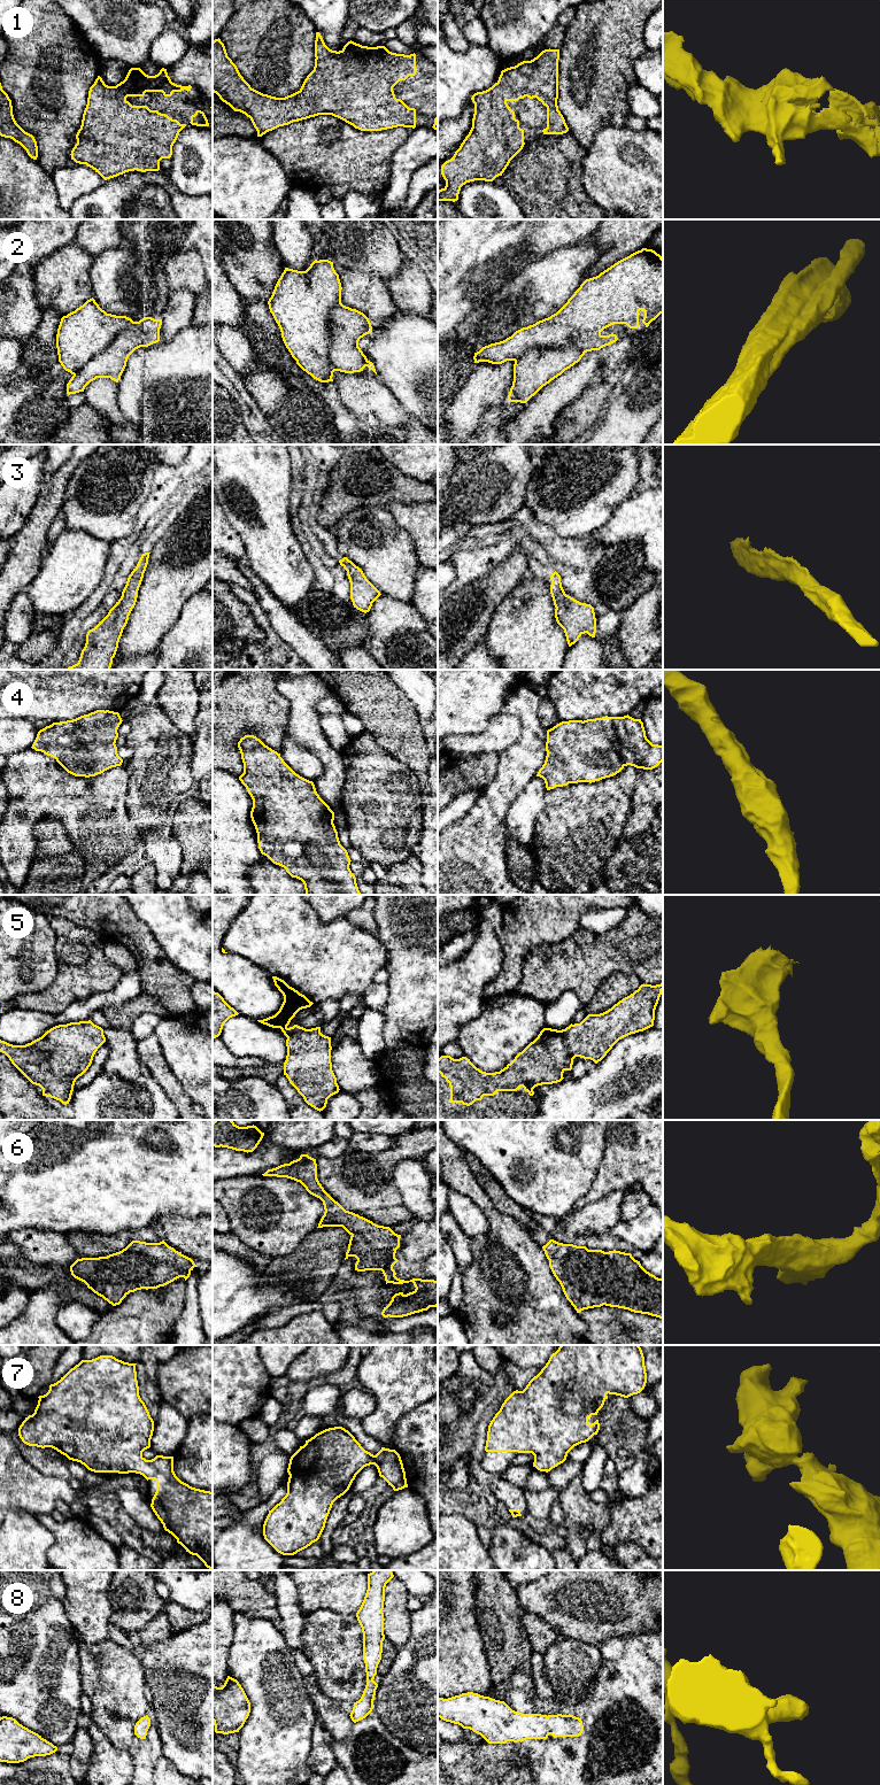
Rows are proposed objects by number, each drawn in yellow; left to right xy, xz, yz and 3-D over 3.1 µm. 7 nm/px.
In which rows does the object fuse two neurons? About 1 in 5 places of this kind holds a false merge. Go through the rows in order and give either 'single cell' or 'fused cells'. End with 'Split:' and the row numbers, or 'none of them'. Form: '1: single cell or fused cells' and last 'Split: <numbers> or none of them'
1: single cell
2: fused cells
3: single cell
4: single cell
5: single cell
6: single cell
7: single cell
8: single cell
Split: 2

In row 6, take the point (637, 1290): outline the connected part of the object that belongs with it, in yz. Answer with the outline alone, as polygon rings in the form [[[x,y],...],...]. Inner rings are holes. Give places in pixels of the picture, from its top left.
[[[554,1239],[542,1249],[554,1276],[577,1313],[605,1305],[663,1319],[663,1278],[647,1272],[631,1253],[588,1250]]]

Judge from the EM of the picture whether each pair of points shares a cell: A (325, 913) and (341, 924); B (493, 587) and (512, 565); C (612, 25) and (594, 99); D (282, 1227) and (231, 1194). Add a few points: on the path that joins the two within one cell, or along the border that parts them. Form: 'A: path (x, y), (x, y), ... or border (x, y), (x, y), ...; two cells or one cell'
A: border (311, 906), (322, 924), (329, 924), (344, 917); two cells
B: path (499, 581), (509, 571); one cell
C: path (602, 44), (597, 55), (596, 80); one cell
D: path (270, 1220), (263, 1220), (257, 1216), (245, 1202); one cell

